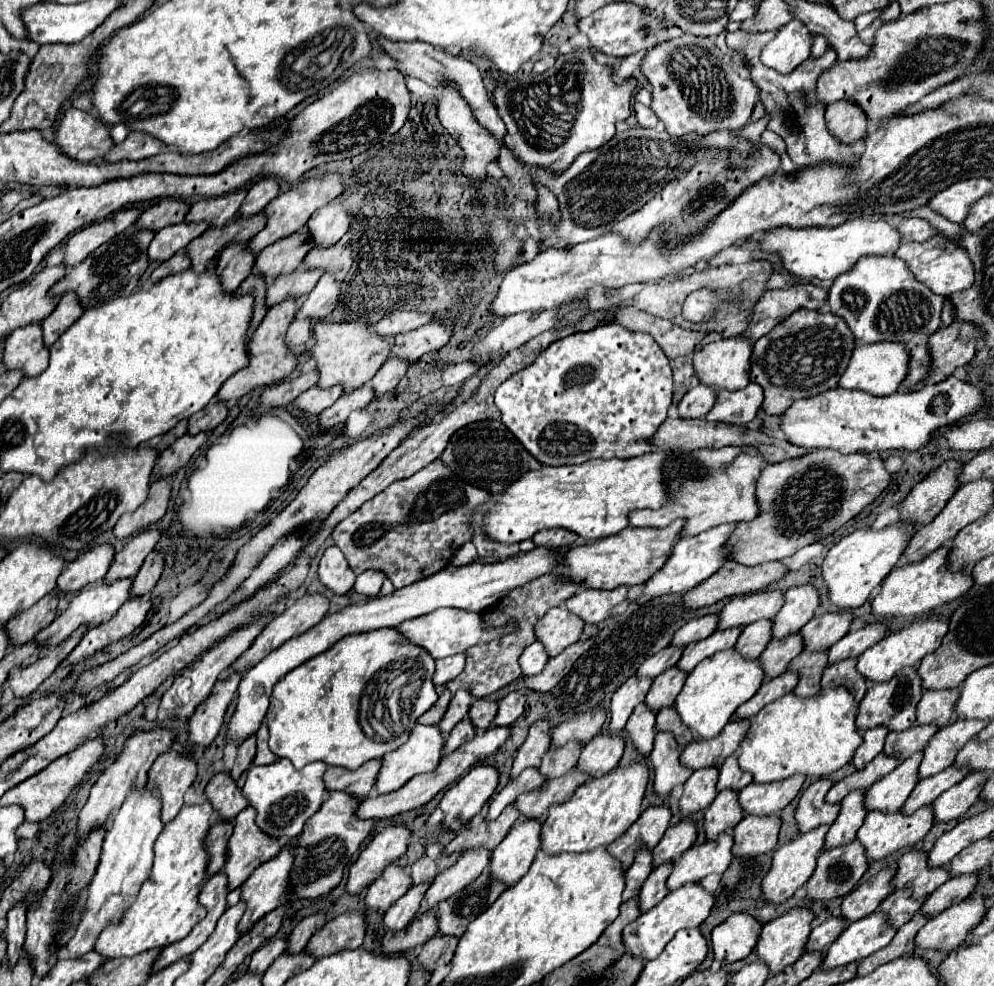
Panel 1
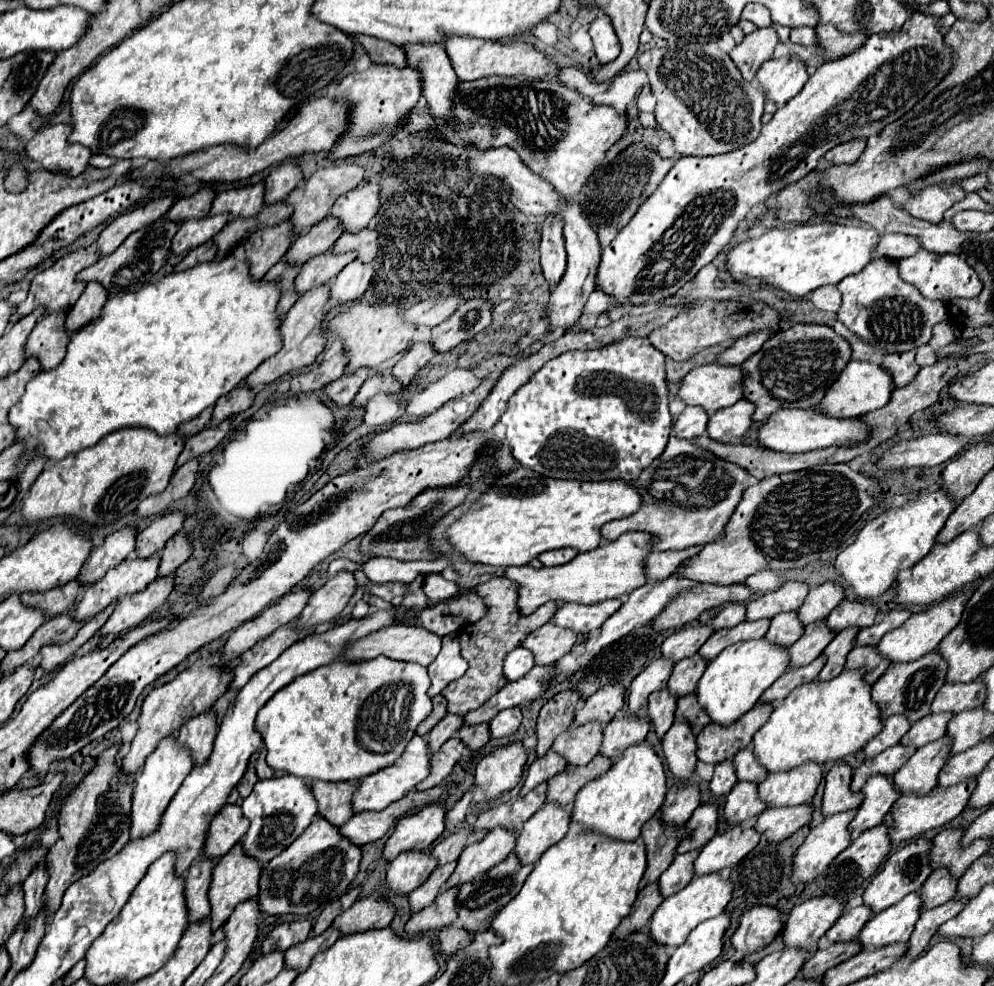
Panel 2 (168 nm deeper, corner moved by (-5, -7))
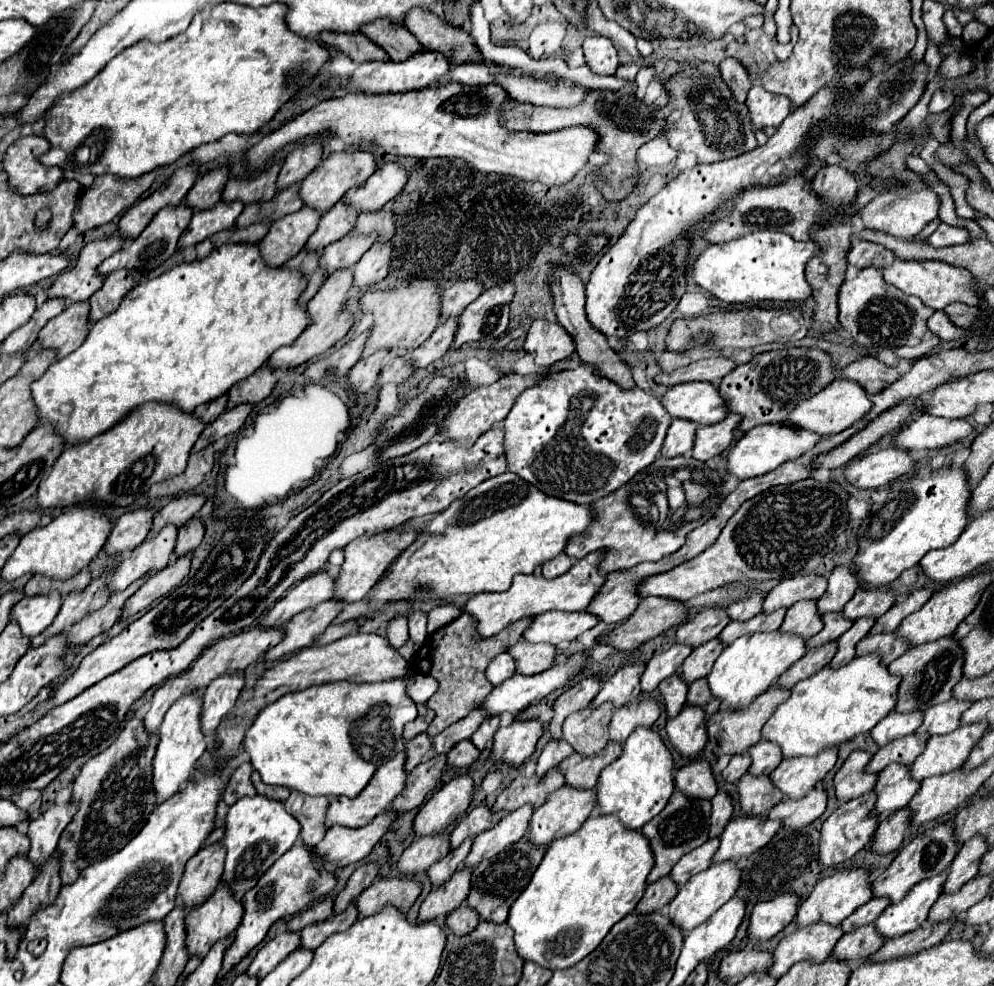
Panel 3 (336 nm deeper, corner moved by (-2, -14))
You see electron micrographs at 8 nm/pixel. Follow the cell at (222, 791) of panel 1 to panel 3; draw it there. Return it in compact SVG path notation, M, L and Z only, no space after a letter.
M215 842L199 850L185 866L185 874L179 886L181 902L185 908L201 904L219 884L223 876L227 848L223 842Z

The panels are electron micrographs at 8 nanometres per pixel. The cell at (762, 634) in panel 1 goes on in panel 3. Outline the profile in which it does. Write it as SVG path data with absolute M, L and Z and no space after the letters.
M809 600L809 602L797 602L787 610L779 632L793 634L807 640L817 632L821 632L821 628L823 628L823 622L821 622L821 616L817 614L817 606L815 602Z

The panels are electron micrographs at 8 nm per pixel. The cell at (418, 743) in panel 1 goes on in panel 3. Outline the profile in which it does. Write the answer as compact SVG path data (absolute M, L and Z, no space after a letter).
M399 752L389 764L383 764L377 770L377 776L373 776L373 780L369 782L369 788L365 788L365 792L361 792L361 796L357 798L347 798L347 796L335 796L331 798L329 810L327 810L327 826L347 826L347 828L361 828L365 824L369 824L377 814L381 814L383 810L389 808L389 804L405 790L407 786L407 770L405 770L405 760L407 754Z

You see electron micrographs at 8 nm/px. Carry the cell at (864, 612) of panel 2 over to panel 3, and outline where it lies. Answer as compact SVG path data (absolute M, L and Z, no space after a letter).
M857 590L855 596L845 604L843 616L851 622L871 616L879 618L885 614L895 602L895 594L891 590Z

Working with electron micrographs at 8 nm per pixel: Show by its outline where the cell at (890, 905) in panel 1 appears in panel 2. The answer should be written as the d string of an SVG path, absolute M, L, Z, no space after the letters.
M934 869L928 881L922 887L922 909L932 909L936 905L942 905L944 901L950 901L956 895L958 879L954 879L948 869Z

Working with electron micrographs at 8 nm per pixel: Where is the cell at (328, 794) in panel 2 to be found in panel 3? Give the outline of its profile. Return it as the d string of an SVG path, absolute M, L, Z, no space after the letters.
M291 790L291 796L285 800L285 810L297 820L301 820L301 840L307 846L315 846L325 838L327 826L325 816L329 808L329 798L325 796L305 796L297 790Z

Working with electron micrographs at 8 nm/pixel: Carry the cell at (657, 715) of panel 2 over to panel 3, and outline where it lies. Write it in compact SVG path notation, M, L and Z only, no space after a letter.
M677 674L677 676L673 676L669 680L663 680L659 684L659 694L663 698L663 706L665 706L665 712L667 712L667 720L671 720L685 706L687 686L685 686L683 680L679 680L679 674Z

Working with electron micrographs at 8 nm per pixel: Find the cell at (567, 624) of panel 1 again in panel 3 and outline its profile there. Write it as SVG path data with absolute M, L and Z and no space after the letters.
M521 640L513 648L509 648L509 654L517 664L517 672L531 676L553 666L557 648L551 644L533 644L533 642Z

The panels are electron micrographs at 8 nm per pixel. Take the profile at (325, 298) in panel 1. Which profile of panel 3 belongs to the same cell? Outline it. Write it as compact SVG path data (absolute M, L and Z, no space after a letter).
M375 242L353 266L353 286L367 290L375 282L383 280L389 272L391 252L393 252L391 242Z

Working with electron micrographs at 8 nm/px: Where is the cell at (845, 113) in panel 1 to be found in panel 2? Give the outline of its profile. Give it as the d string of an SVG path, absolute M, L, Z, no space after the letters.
M854 139L854 141L848 141L844 145L836 145L834 149L830 149L824 159L832 165L844 165L844 163L854 163L860 153L864 151L866 147L866 141L864 139Z

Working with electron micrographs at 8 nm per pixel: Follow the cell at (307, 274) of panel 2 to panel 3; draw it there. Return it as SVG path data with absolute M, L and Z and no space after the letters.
M347 234L345 238L329 244L319 258L319 266L325 268L329 274L341 268L353 266L363 252L367 252L375 242L375 236L353 236Z

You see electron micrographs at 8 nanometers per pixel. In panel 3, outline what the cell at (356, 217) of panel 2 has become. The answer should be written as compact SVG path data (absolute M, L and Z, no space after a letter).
M397 162L381 164L363 186L347 190L343 202L357 210L357 214L377 212L401 192L405 180L407 180L405 168L401 168Z

